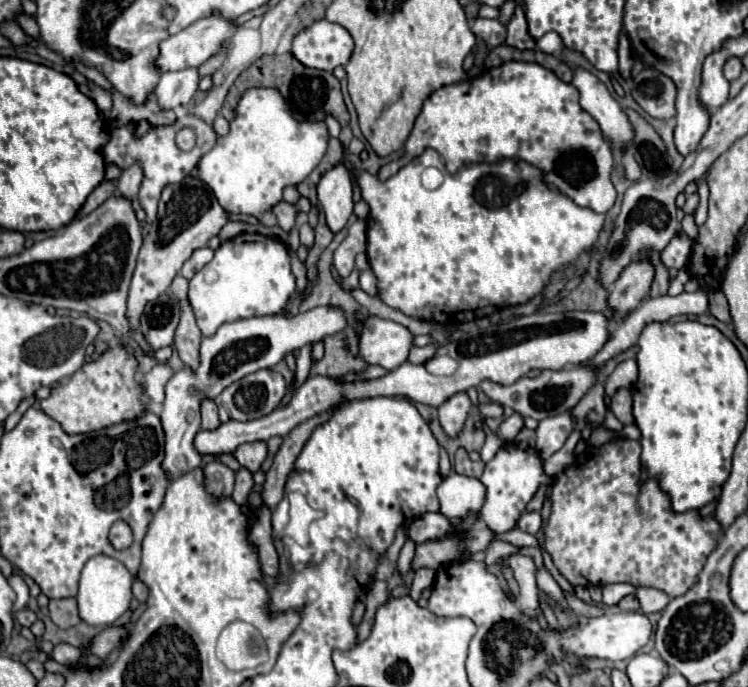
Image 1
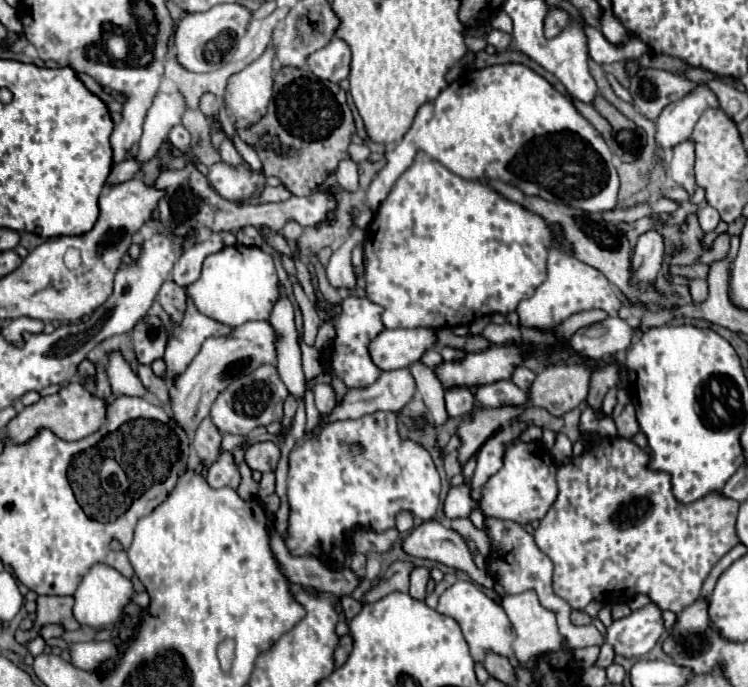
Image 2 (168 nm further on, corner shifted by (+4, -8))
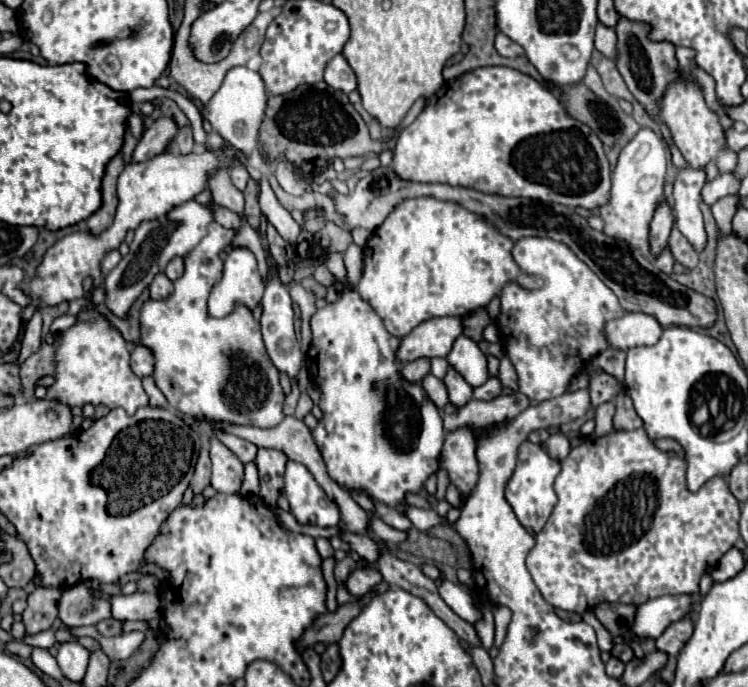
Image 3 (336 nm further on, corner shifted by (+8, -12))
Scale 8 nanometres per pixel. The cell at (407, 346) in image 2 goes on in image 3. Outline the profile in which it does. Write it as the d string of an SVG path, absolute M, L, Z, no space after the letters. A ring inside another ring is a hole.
M459 316L431 318L411 330L401 340L397 356L401 362L411 362L421 356L447 356L453 342L463 334L463 320Z

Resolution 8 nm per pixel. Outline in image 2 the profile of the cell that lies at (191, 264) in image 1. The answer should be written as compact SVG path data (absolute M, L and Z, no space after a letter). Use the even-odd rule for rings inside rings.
M213 234L209 240L185 248L183 254L179 256L179 260L177 260L175 266L173 266L173 280L175 280L179 286L183 286L183 288L189 286L191 282L195 282L195 280L201 276L203 260L205 260L207 256L219 252L224 246L221 236L219 236L219 234Z

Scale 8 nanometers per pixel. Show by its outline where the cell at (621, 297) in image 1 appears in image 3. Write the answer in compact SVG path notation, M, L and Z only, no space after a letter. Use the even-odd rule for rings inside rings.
M661 198L659 208L655 210L655 216L651 220L651 232L649 232L649 236L651 236L651 252L653 254L659 254L667 246L667 240L669 240L673 224L675 224L675 218L673 218L669 200Z

